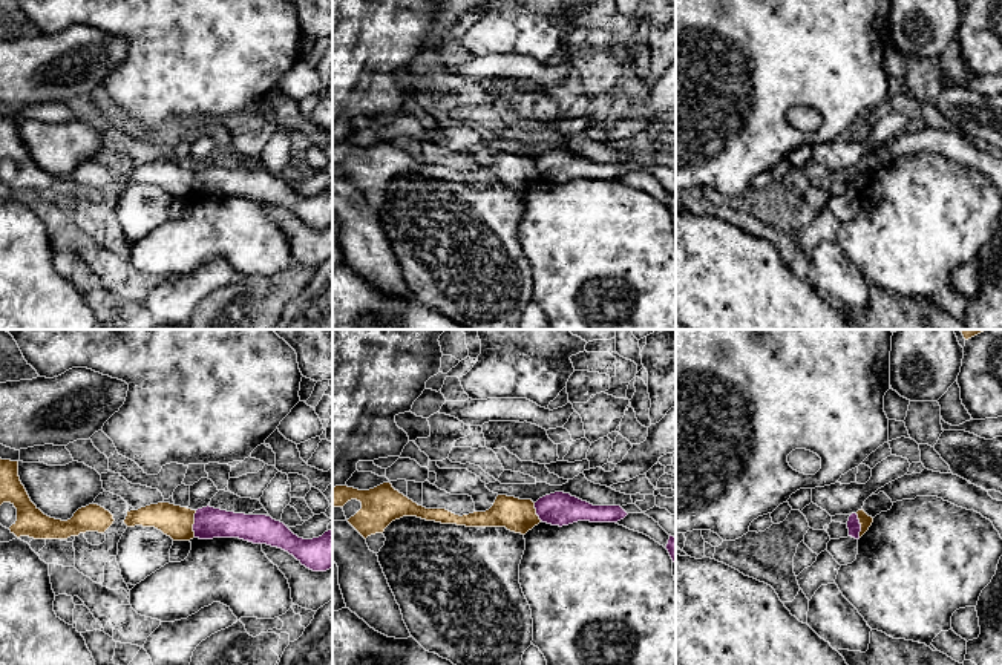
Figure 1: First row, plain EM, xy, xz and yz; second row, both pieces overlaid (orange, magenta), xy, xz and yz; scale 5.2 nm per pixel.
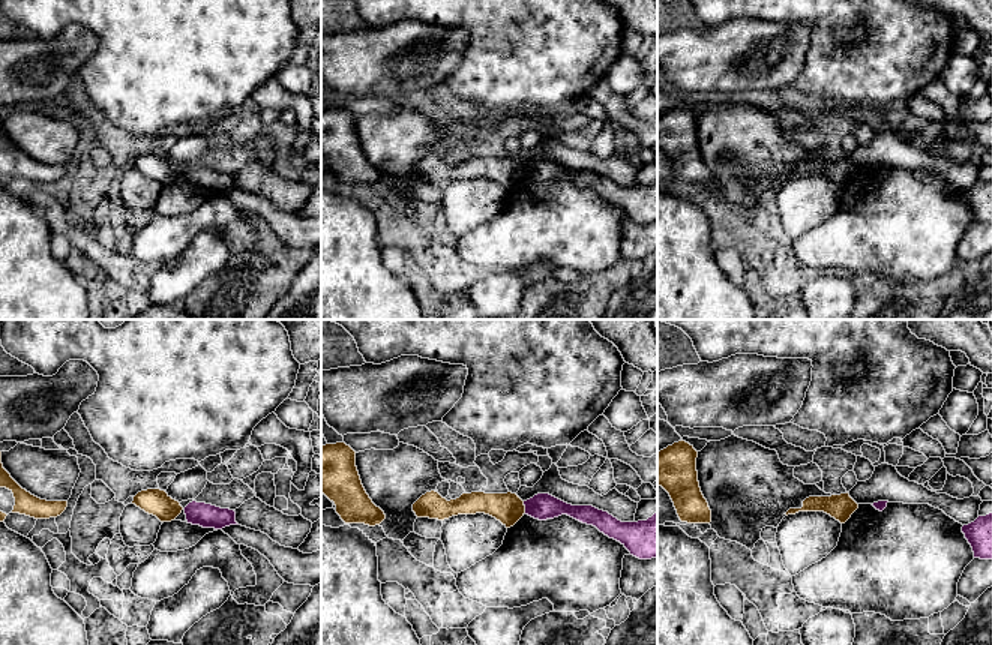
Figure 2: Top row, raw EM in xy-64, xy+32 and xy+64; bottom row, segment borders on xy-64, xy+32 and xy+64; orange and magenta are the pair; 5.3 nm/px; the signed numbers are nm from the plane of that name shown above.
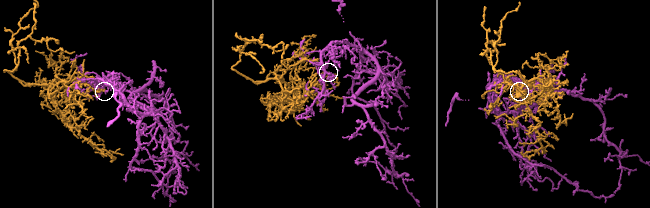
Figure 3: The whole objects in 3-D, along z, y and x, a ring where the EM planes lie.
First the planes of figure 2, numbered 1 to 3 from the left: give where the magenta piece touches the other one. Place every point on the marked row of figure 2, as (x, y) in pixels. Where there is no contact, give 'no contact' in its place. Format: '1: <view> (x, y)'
1: no contact
2: xy+32 (524, 507)
3: no contact

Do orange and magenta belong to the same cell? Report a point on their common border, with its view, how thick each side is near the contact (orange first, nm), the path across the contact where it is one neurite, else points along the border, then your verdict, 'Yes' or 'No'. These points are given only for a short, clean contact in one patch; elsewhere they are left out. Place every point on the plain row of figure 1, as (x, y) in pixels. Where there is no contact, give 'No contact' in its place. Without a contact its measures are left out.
Touches orange at xy (193, 180). Thickness 170 nm (orange) against 160 nm. Boundary: xy (196, 167), (193, 193). No

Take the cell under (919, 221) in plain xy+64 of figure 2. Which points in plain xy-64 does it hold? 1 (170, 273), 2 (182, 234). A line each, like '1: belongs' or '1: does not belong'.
1: does not belong
2: belongs

